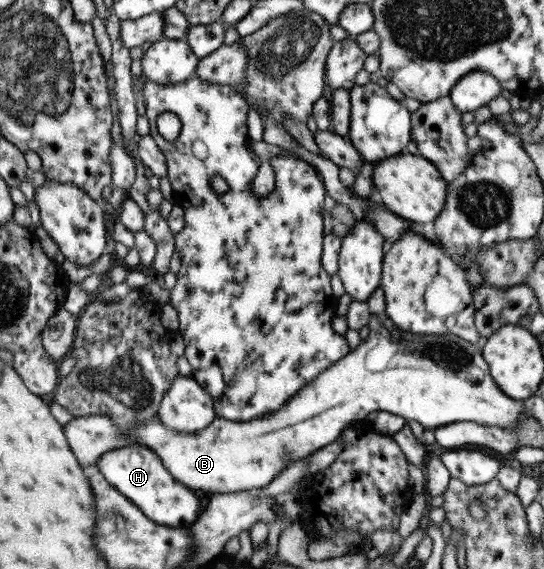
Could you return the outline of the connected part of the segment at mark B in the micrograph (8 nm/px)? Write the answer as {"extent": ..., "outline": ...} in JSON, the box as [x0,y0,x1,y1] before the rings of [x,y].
{"extent":[64,316,528,498],"outline":[[[376,316],[368,320],[369,332],[355,349],[345,354],[335,364],[316,374],[312,381],[303,385],[275,413],[252,418],[247,422],[226,421],[215,417],[204,430],[197,433],[175,433],[165,428],[157,416],[138,420],[132,428],[118,428],[106,416],[73,417],[64,426],[65,440],[81,468],[96,466],[97,459],[107,451],[127,445],[141,445],[152,450],[181,485],[207,498],[213,493],[225,494],[247,491],[265,486],[273,476],[283,472],[294,460],[299,460],[327,446],[348,424],[364,422],[366,414],[374,410],[384,410],[404,418],[405,422],[415,420],[430,432],[433,427],[452,422],[474,422],[483,426],[508,428],[514,426],[518,418],[528,416],[523,409],[523,401],[510,399],[497,388],[483,360],[482,353],[475,346],[454,334],[411,335],[407,340],[389,336]]]}

